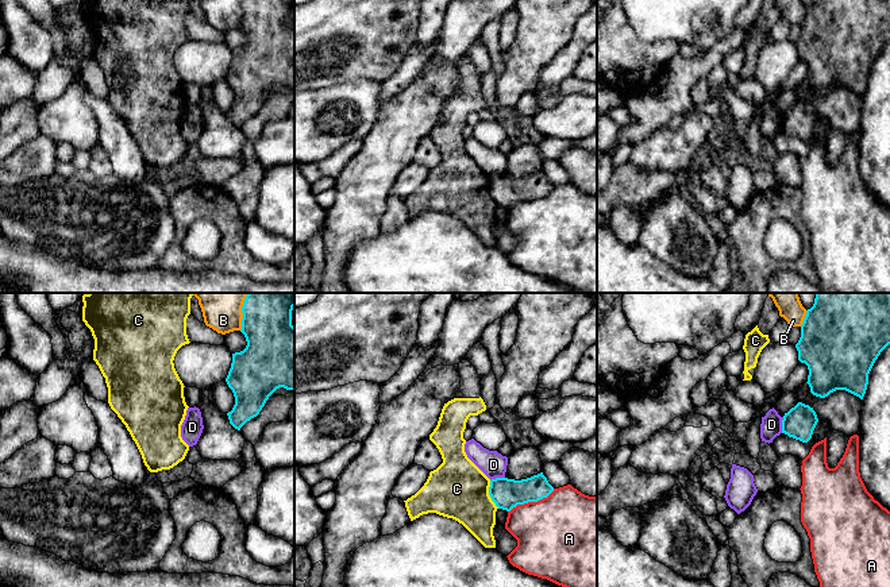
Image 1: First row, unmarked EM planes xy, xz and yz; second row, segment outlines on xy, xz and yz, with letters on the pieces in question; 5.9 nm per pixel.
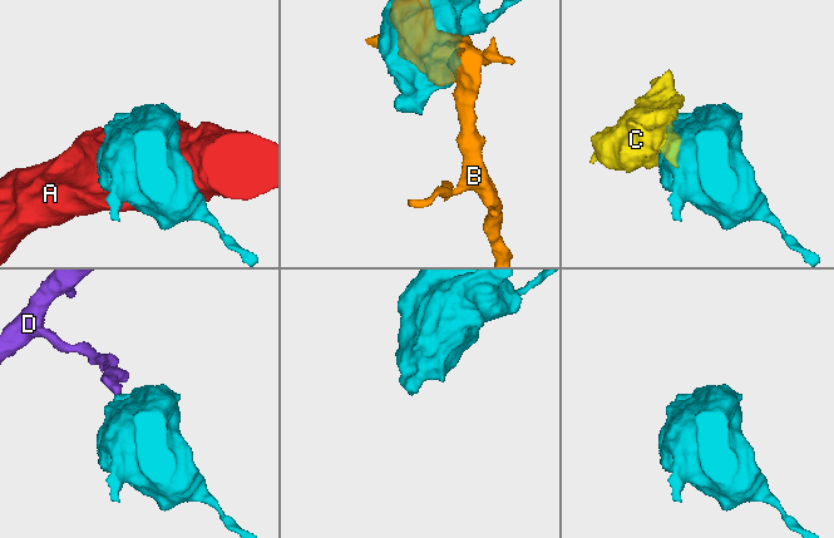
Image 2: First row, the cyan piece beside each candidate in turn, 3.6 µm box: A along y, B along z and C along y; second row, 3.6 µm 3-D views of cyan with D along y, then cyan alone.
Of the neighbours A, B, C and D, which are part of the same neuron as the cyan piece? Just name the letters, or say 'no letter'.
no letter

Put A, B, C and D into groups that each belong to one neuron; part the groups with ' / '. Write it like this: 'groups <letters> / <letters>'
groups A / B / C / D

